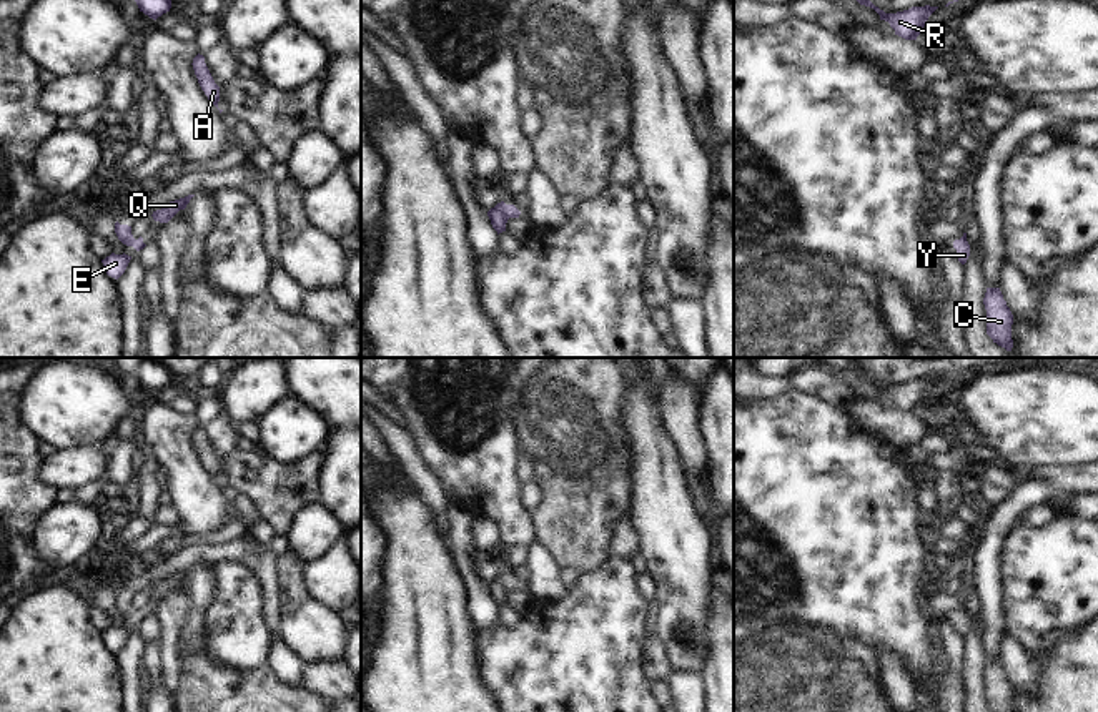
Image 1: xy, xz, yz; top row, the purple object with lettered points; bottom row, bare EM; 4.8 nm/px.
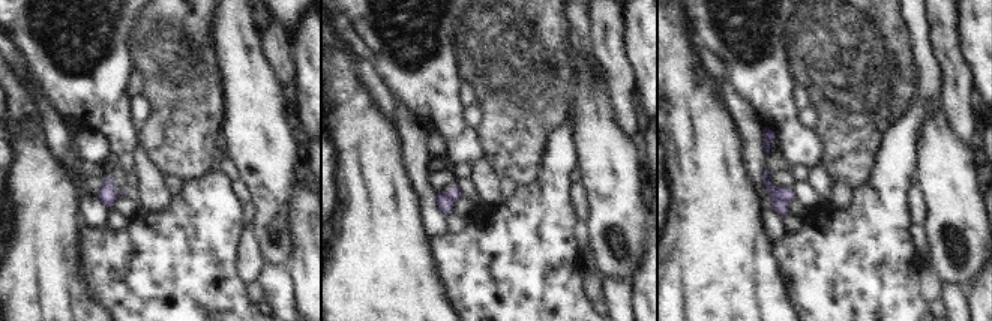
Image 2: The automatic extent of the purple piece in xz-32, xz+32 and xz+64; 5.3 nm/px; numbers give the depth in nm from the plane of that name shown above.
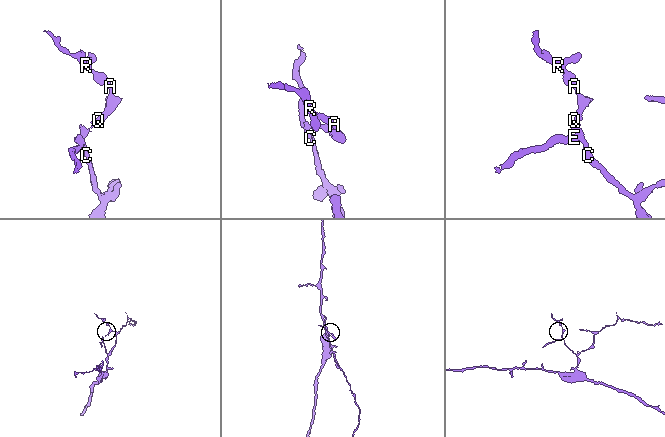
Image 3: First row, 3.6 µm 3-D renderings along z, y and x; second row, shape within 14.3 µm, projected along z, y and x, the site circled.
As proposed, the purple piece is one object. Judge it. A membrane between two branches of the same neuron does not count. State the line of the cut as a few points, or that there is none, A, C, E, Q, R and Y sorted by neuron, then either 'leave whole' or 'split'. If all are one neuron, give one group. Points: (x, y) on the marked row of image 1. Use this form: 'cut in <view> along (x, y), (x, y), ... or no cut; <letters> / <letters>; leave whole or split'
cut in xz along (506, 205), (508, 218); A E Q R Y / C; split

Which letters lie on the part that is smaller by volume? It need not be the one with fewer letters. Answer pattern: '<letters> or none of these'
A, E, Q, R, Y

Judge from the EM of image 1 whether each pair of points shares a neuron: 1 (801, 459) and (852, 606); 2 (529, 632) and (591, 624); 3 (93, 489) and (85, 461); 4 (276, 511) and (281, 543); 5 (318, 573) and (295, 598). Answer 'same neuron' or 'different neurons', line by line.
1: same neuron
2: same neuron
3: different neurons
4: different neurons
5: different neurons

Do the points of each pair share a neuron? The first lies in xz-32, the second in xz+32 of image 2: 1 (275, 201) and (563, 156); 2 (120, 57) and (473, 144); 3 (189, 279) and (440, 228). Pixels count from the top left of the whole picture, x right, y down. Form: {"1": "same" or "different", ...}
{"1": "different", "2": "same", "3": "different"}

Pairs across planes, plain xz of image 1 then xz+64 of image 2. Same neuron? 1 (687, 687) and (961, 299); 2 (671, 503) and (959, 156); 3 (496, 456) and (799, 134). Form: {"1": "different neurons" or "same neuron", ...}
{"1": "same neuron", "2": "same neuron", "3": "same neuron"}

